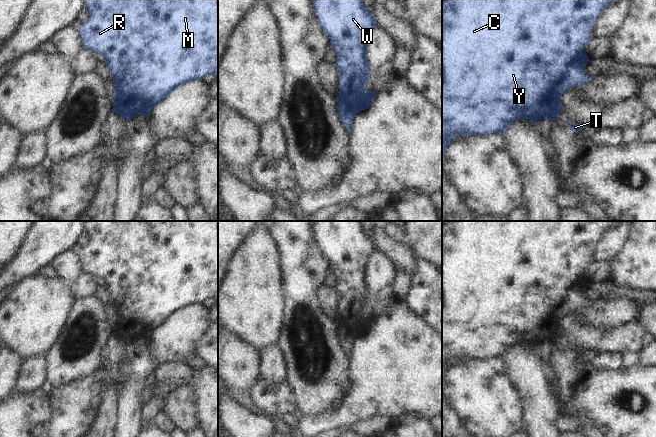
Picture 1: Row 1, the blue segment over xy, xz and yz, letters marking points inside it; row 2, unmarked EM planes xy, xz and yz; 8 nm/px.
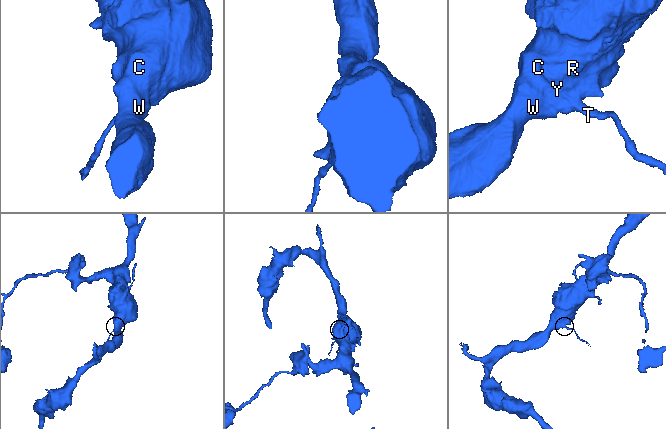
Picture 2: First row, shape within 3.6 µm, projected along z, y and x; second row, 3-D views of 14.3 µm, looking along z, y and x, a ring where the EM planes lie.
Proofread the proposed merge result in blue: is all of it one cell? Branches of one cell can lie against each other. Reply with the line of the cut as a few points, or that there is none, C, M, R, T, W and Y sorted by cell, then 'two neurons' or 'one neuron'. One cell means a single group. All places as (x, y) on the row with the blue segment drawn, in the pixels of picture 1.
cut xy (114, 91), (119, 94), (119, 107), (123, 111), (150, 110); groups C M R W Y / T; two neurons

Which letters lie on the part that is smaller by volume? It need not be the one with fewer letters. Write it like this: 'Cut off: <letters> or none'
Cut off: T

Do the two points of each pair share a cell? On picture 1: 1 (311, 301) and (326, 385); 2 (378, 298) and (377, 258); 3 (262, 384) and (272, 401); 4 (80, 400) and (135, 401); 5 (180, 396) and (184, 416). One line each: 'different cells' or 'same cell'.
1: same cell
2: same cell
3: same cell
4: different cells
5: same cell

